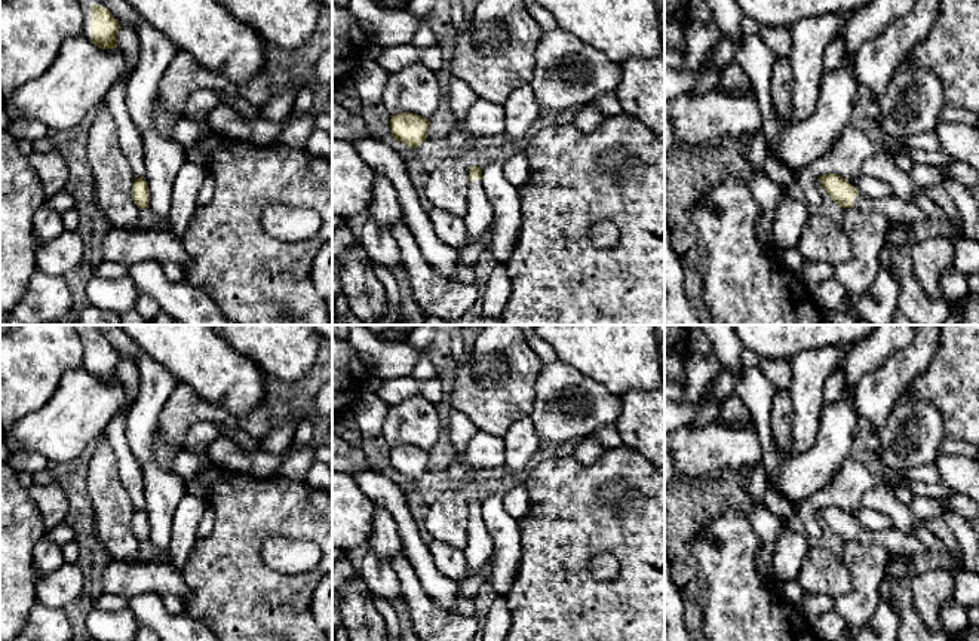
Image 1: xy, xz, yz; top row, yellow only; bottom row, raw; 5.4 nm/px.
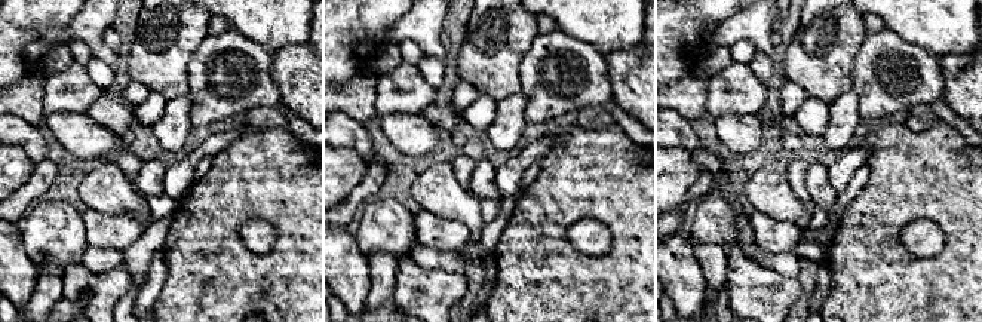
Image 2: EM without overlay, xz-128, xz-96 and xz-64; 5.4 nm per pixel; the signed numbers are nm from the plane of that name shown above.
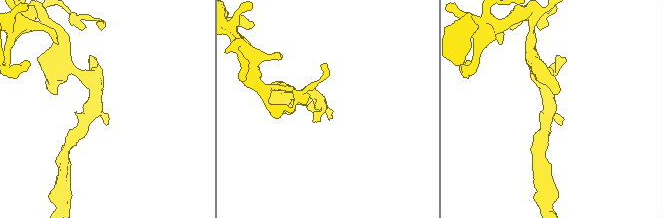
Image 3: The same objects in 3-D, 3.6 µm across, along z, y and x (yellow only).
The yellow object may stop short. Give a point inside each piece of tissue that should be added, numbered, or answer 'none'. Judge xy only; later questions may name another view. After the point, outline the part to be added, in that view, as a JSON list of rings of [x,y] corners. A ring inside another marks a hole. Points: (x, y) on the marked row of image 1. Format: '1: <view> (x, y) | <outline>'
1: xy (85, 5) | [[[77,0],[83,13],[83,33],[82,36],[92,42],[92,4],[104,6],[102,0]]]

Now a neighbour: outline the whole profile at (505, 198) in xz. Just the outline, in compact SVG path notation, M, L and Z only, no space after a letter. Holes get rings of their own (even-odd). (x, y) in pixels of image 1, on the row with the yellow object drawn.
M501 163L482 168L482 185L492 208L492 231L485 255L495 264L504 264L522 226L521 191L503 174Z

